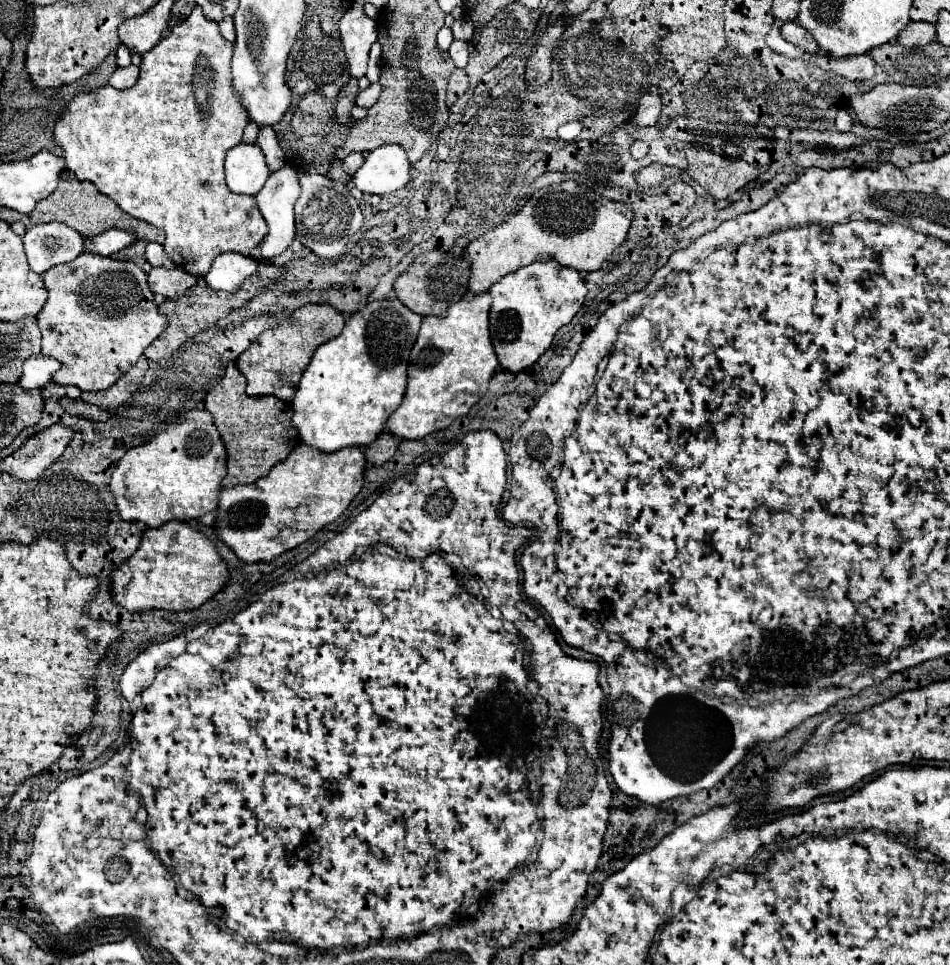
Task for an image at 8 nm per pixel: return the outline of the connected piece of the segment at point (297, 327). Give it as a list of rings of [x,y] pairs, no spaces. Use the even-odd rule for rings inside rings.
[[[304,305],[296,309],[284,323],[276,329],[264,331],[238,359],[236,365],[240,373],[248,379],[246,393],[250,397],[274,395],[284,401],[292,401],[298,381],[308,367],[318,345],[338,337],[344,329],[344,317],[330,305]]]

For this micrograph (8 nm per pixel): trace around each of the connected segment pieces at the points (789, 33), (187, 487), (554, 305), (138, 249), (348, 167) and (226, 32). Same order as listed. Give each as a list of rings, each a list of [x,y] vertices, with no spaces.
[[[796,21],[784,23],[784,27],[782,27],[782,35],[786,37],[786,41],[790,41],[790,43],[802,47],[802,49],[806,49],[808,53],[816,53],[816,51],[820,49],[818,43],[814,41],[814,37],[812,37],[806,29],[802,29],[802,25],[798,25]]]
[[[192,409],[170,423],[150,443],[132,447],[112,473],[110,491],[124,521],[160,527],[168,521],[190,521],[218,507],[220,483],[226,477],[226,449],[206,409]]]
[[[542,261],[502,277],[488,293],[494,299],[490,309],[490,333],[500,367],[510,373],[520,373],[532,367],[550,347],[556,331],[572,321],[582,307],[588,289],[576,269],[556,261]]]
[[[138,241],[138,245],[132,245],[130,249],[124,249],[122,253],[114,253],[112,257],[114,259],[124,259],[124,261],[132,261],[136,263],[138,267],[142,267],[146,263],[146,257],[144,257],[144,247],[146,247],[148,241]]]
[[[350,153],[350,155],[344,159],[344,171],[352,177],[352,175],[362,167],[362,163],[364,163],[362,153]]]
[[[226,17],[226,21],[220,21],[220,23],[218,23],[218,29],[220,29],[220,33],[222,33],[222,37],[224,37],[224,39],[228,39],[230,43],[234,43],[236,33],[234,33],[232,17]]]

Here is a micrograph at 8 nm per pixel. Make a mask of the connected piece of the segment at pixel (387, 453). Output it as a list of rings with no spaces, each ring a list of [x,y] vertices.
[[[382,431],[382,433],[378,435],[378,439],[364,449],[366,461],[368,461],[370,465],[384,465],[384,463],[390,461],[392,455],[396,453],[398,441],[400,441],[400,439],[398,439],[396,435],[392,435],[390,431]]]

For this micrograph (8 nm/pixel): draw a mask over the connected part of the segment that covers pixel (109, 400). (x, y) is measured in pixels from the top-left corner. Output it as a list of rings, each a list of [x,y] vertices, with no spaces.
[[[142,357],[126,375],[122,375],[114,387],[106,389],[106,391],[98,391],[98,393],[82,393],[82,401],[86,403],[92,403],[92,405],[98,405],[100,409],[116,409],[120,405],[124,405],[130,395],[138,389],[144,373],[146,373],[146,367],[148,367],[148,361],[146,357]]]

